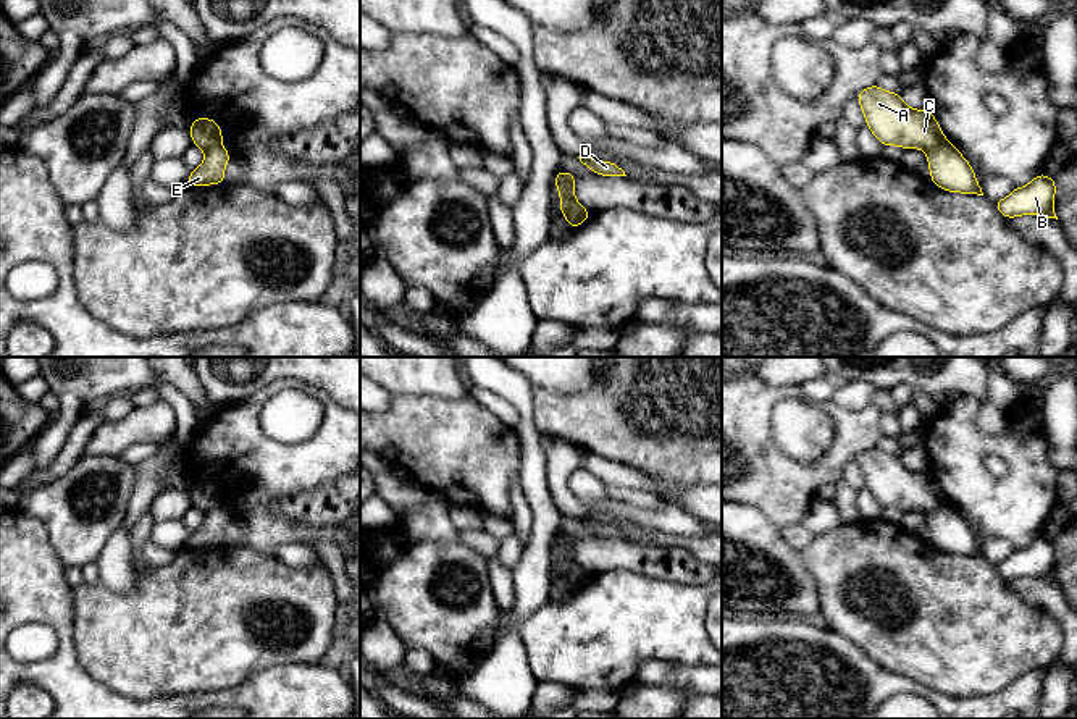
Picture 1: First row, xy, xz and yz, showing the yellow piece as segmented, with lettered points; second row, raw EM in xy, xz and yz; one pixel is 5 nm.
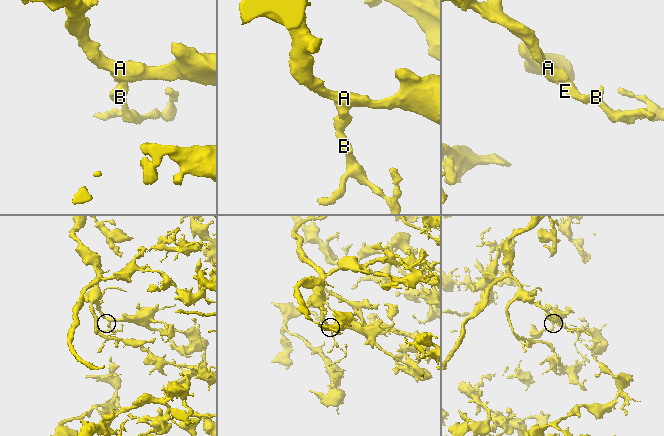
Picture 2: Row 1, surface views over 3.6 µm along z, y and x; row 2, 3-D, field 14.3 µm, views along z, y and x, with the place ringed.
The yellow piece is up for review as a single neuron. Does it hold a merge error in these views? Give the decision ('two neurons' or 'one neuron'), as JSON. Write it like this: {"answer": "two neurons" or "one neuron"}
{"answer": "two neurons"}

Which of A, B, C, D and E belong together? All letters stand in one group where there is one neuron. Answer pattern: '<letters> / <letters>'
A C D / B E

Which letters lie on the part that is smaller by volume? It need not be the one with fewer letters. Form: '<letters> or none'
B, E

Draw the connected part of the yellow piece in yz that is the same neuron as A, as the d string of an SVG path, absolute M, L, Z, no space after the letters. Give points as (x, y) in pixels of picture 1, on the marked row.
M878 84L862 89L859 102L865 126L882 145L932 150L948 142L932 111L912 110L901 94L888 92Z

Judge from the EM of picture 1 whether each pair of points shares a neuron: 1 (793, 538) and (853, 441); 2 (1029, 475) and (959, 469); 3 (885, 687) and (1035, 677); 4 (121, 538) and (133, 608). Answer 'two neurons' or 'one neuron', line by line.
1: two neurons
2: one neuron
3: one neuron
4: two neurons

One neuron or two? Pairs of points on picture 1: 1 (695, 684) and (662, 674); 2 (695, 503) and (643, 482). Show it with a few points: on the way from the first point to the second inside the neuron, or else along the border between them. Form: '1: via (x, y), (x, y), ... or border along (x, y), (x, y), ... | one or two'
1: via (687, 679), (670, 676) | one
2: via (682, 496), (656, 485) | one

